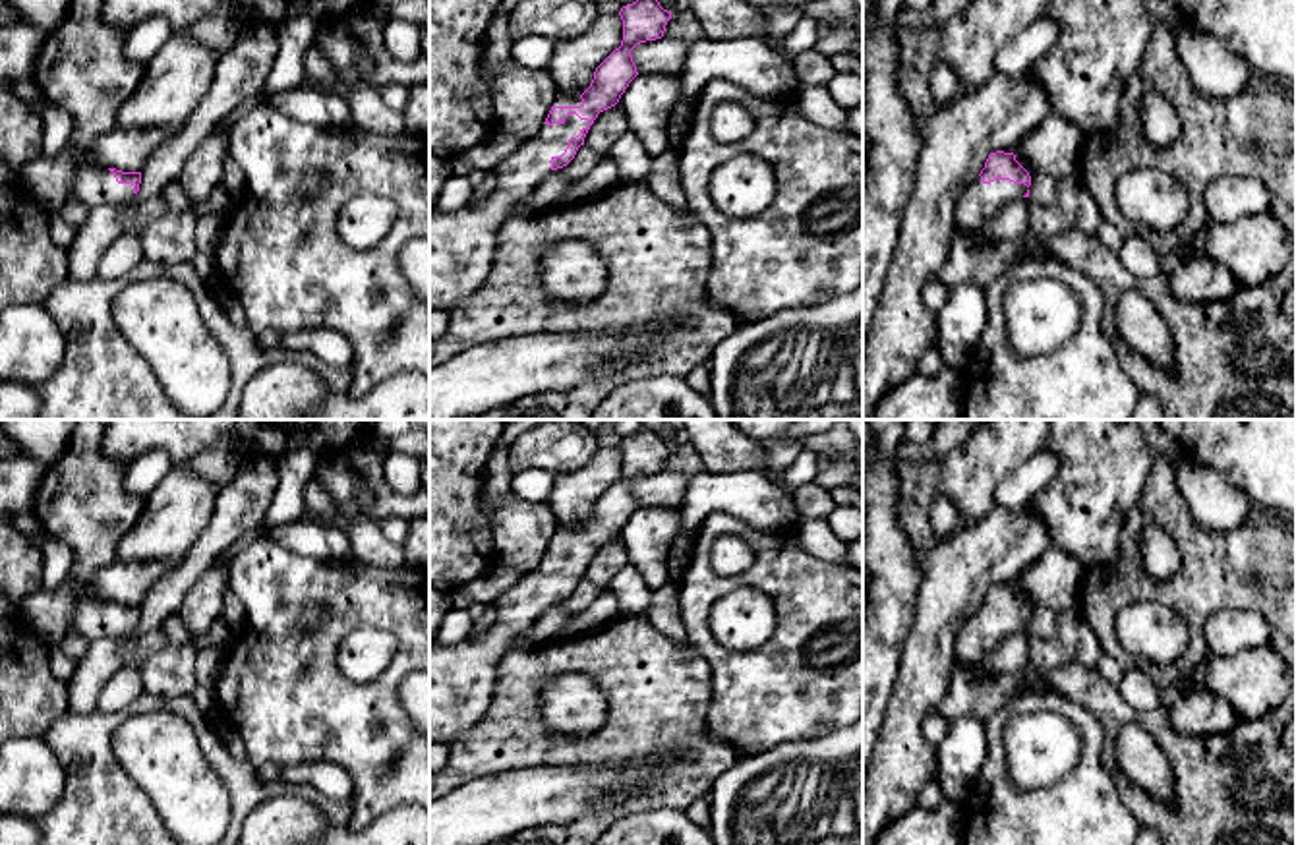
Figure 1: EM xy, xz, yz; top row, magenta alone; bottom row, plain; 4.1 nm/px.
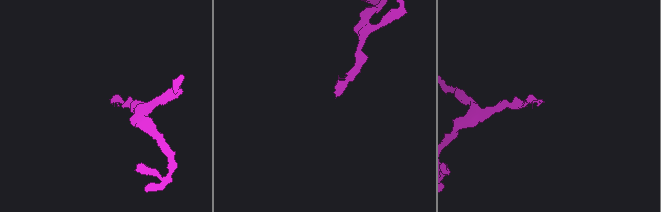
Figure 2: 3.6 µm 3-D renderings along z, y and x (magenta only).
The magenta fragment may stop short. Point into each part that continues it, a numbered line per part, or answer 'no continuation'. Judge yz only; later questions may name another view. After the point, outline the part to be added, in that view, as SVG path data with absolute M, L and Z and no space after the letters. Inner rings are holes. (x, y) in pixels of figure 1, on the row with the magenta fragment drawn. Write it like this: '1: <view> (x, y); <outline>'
1: yz (979, 202); M977 176L977 180L961 191L956 203L956 219L965 228L977 230L1010 201L1021 199L1027 189L1025 184L1014 184L1010 180L983 184L981 176Z

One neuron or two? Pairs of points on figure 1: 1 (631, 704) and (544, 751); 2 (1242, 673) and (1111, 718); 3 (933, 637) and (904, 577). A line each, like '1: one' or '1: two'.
1: one
2: two
3: two

